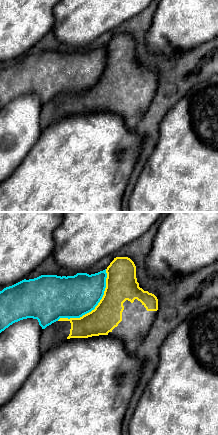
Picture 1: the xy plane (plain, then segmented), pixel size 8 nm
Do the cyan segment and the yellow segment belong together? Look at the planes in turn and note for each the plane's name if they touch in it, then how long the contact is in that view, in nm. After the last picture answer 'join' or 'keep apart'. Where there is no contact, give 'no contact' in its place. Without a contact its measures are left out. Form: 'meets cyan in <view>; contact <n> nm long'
meets cyan in xy; contact 550 nm long

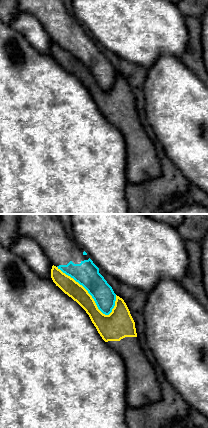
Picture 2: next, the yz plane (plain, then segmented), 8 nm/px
meets cyan in yz; contact 600 nm long

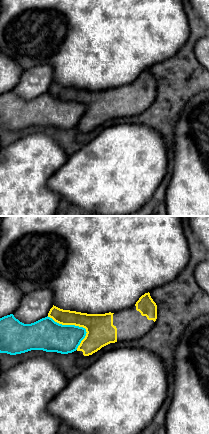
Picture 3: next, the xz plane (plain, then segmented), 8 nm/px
meets cyan in xz; contact 360 nm long

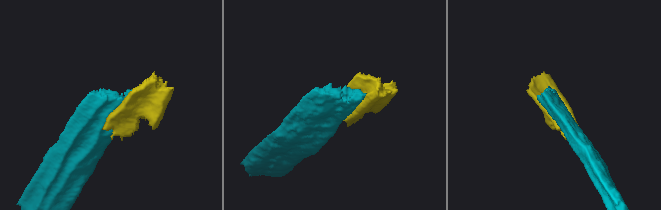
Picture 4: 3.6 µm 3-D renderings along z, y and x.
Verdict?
keep apart

